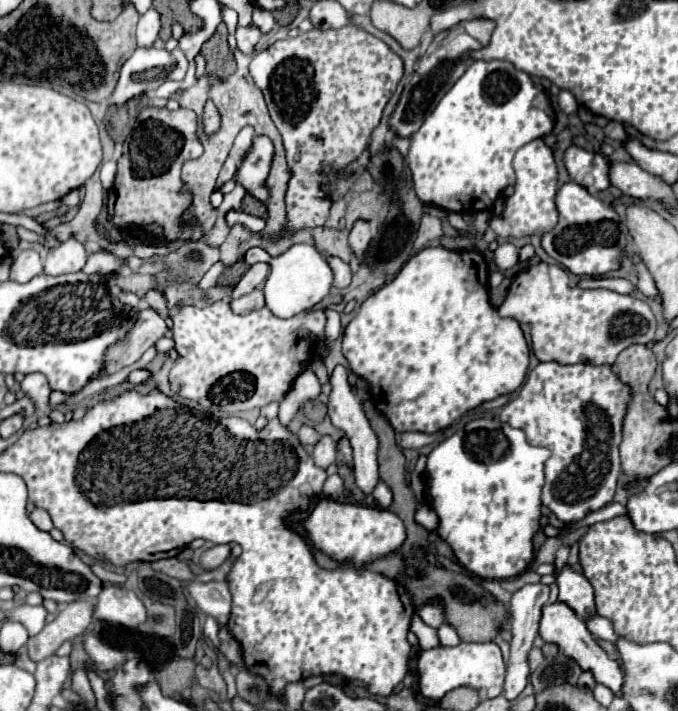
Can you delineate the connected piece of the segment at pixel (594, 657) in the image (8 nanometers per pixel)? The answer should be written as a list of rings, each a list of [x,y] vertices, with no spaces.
[[[558,601],[558,603],[542,607],[540,635],[542,635],[542,639],[546,643],[556,643],[566,657],[572,657],[580,665],[582,671],[590,671],[594,675],[596,683],[606,685],[614,695],[622,693],[622,685],[624,685],[624,669],[622,669],[622,665],[616,659],[608,657],[608,653],[596,643],[596,639],[588,631],[584,619],[580,619],[568,605]]]

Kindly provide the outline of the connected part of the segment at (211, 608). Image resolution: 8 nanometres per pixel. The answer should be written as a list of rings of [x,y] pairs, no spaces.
[[[188,581],[188,583],[182,583],[182,585],[188,589],[188,593],[194,597],[198,607],[206,615],[212,615],[218,623],[228,621],[232,597],[230,597],[230,589],[228,589],[226,581],[222,581],[222,583],[216,583],[216,581],[210,581],[210,583]]]

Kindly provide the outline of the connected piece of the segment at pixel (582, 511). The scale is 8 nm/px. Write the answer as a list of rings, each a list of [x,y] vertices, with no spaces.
[[[556,361],[540,363],[522,385],[520,393],[504,405],[500,421],[518,427],[526,433],[530,445],[540,445],[550,449],[550,459],[546,461],[546,483],[542,489],[542,503],[564,523],[576,523],[588,513],[598,511],[608,505],[614,497],[618,475],[620,475],[620,455],[618,445],[622,441],[622,421],[632,399],[630,385],[622,383],[610,365],[560,365]]]

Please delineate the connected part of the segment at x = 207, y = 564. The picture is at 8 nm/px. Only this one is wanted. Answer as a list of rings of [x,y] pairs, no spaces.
[[[214,545],[210,549],[206,549],[200,557],[200,565],[210,571],[210,569],[216,569],[218,565],[222,565],[230,555],[230,545]]]

